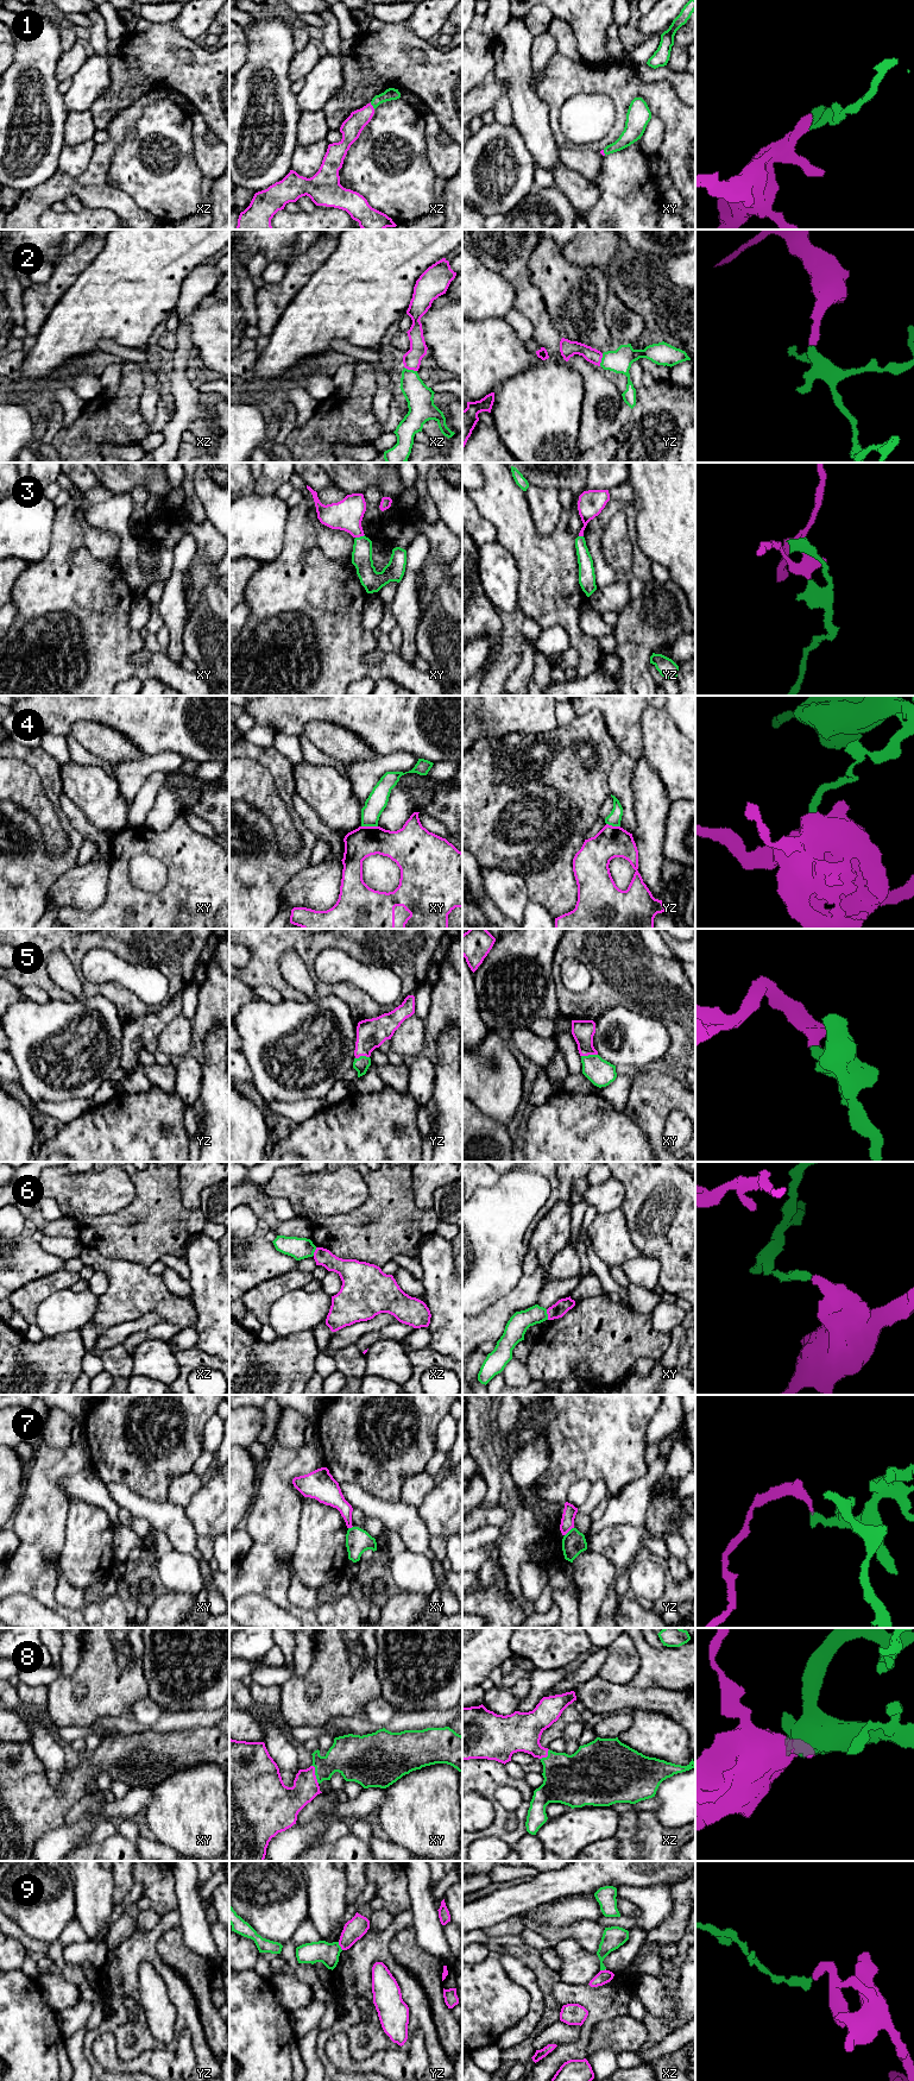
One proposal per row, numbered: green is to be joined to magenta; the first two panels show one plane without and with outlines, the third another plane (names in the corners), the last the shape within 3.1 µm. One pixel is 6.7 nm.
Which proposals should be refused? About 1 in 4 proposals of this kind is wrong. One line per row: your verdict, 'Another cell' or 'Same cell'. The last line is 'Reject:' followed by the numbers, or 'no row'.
1: Same cell
2: Same cell
3: Same cell
4: Another cell
5: Same cell
6: Another cell
7: Another cell
8: Same cell
9: Another cell
Reject: 4, 6, 7, 9

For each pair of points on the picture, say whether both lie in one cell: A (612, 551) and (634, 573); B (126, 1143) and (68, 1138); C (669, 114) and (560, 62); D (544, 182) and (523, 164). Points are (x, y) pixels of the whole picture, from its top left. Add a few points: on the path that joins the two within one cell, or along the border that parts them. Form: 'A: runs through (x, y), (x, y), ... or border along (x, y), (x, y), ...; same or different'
A: border along (630, 541), (631, 567), (621, 574); different
B: runs through (112, 1142), (82, 1139); same
C: runs through (642, 89), (626, 87), (616, 79), (587, 77); same
D: border along (536, 167), (533, 187); different

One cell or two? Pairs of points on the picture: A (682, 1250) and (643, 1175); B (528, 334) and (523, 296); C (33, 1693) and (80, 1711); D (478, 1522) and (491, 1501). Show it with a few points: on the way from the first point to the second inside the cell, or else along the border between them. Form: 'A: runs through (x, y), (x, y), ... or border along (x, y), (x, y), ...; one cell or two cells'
A: runs through (682, 1231), (682, 1224), (663, 1205), (659, 1194); one cell
B: border along (515, 307), (529, 320), (535, 340); two cells
C: border along (46, 1689), (48, 1701); two cells
D: border along (481, 1503), (486, 1507), (497, 1506); two cells

